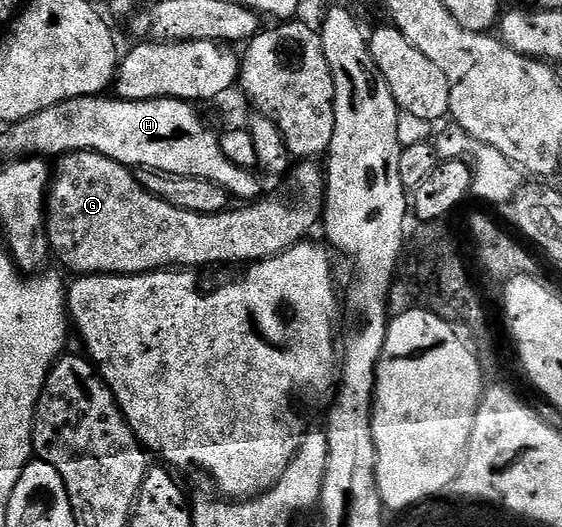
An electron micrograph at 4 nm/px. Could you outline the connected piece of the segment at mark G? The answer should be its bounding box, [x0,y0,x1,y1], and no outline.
[46,152,326,276]

